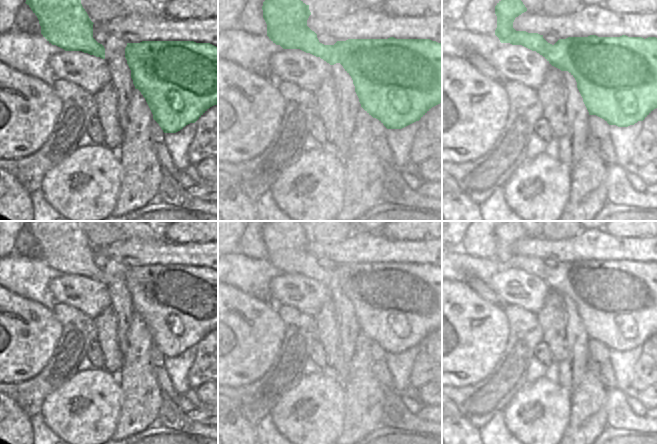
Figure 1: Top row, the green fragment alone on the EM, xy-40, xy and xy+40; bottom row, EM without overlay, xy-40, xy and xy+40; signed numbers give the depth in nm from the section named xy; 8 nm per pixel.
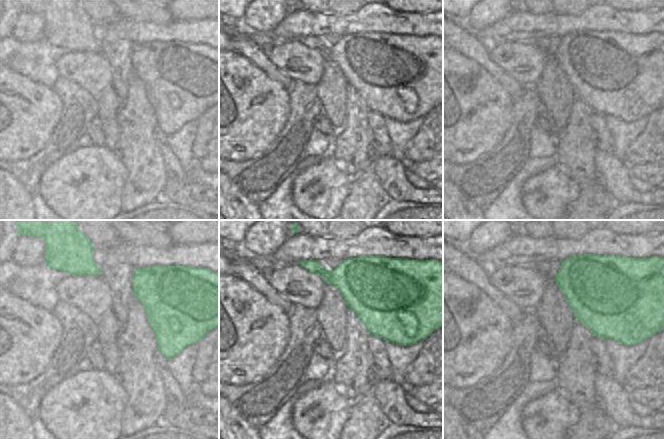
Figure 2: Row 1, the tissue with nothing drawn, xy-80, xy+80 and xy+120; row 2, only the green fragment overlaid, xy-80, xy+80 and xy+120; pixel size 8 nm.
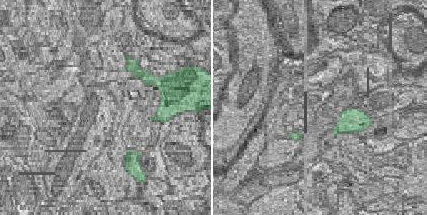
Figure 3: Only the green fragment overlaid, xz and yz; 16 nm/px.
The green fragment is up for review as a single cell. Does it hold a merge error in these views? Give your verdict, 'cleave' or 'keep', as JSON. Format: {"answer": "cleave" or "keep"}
{"answer": "keep"}

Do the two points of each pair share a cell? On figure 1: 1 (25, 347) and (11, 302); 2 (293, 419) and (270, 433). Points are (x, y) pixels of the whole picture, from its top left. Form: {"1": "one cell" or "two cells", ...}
{"1": "one cell", "2": "two cells"}

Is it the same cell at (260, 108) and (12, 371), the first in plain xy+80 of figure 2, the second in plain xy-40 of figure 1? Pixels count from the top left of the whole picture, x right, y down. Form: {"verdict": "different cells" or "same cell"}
{"verdict": "same cell"}

